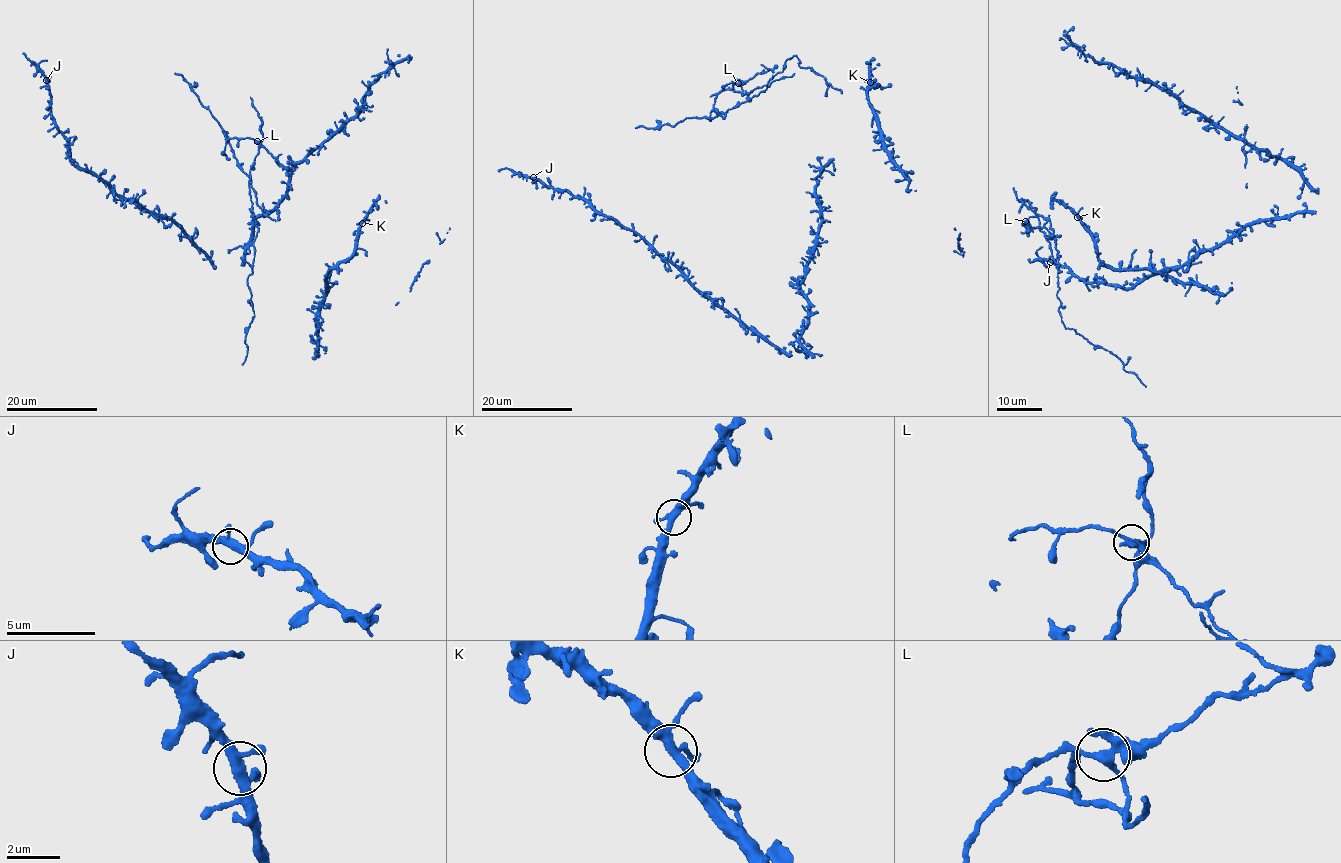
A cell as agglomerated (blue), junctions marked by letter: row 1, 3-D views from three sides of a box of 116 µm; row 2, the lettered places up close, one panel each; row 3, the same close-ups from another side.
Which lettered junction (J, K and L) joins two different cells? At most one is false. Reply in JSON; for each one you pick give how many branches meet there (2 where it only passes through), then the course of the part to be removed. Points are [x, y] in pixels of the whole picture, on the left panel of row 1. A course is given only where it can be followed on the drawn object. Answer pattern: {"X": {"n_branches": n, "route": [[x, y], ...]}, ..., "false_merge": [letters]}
{"L": {"n_branches": 4, "route": [[257, 141], [251, 138], [228, 140], [225, 137], [240, 170], [250, 178], [256, 204], [275, 222]]}, "false_merge": ["L"]}

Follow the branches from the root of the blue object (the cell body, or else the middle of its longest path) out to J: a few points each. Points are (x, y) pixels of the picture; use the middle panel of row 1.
J: (753, 330), (698, 293), (675, 265), (661, 258), (639, 235), (589, 202), (533, 177)

